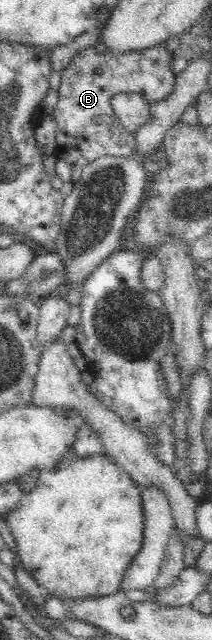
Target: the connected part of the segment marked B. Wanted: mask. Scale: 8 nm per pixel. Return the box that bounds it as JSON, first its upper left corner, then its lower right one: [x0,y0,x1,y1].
[53,43,177,181]

